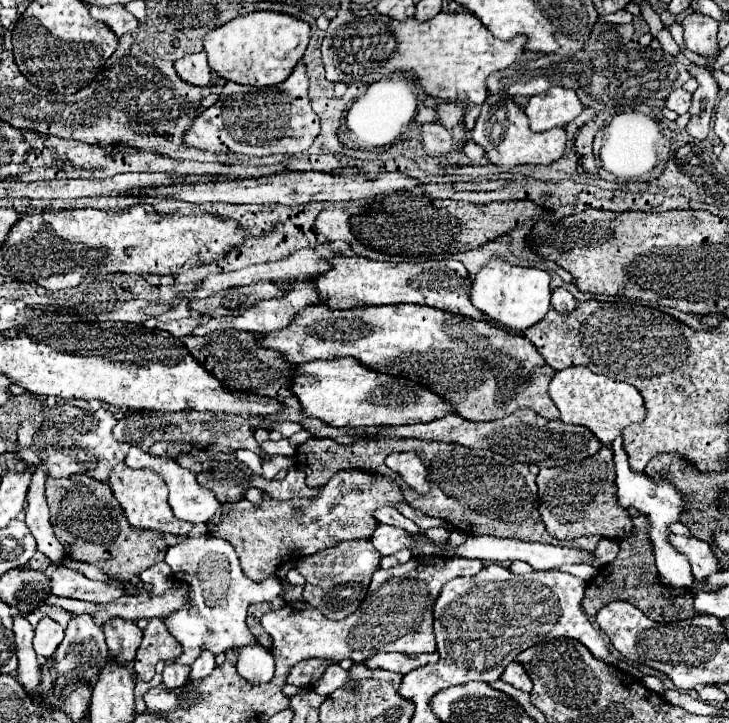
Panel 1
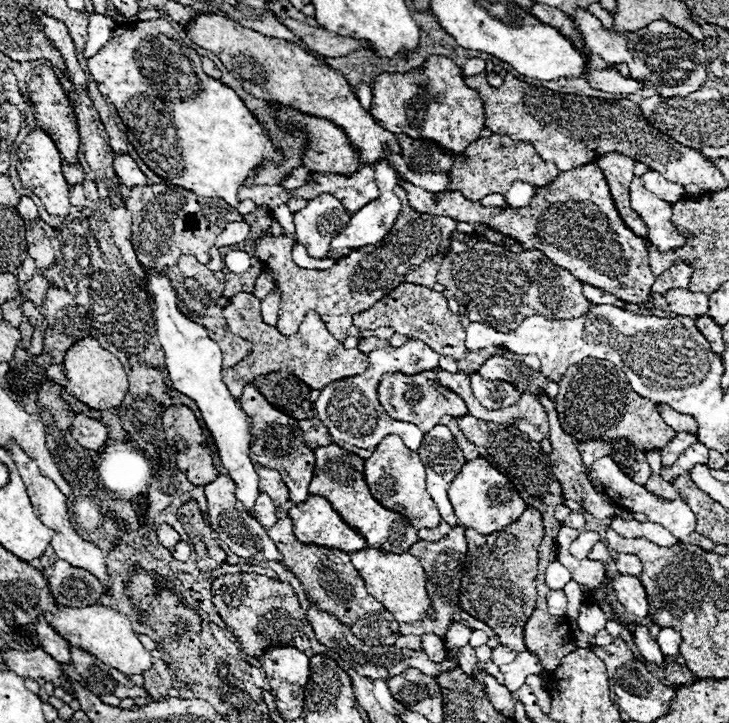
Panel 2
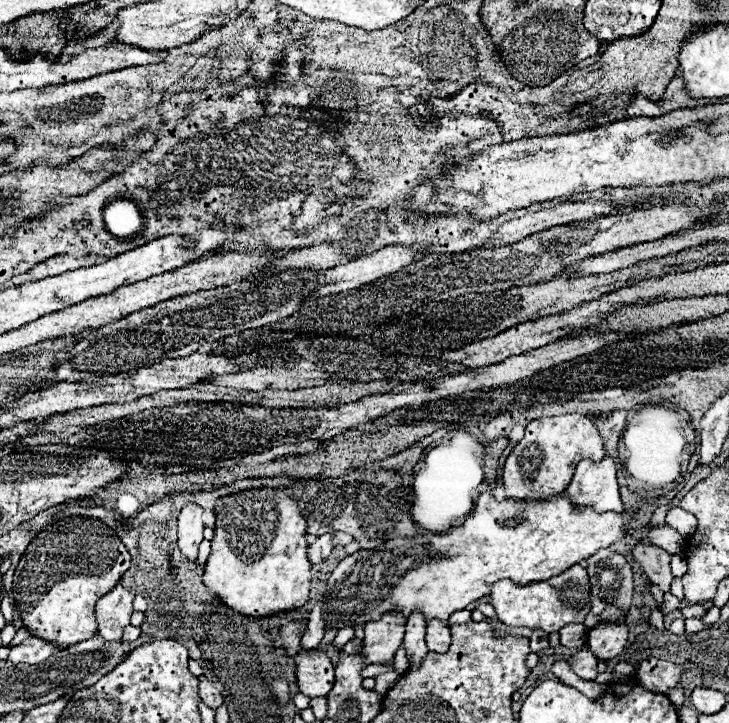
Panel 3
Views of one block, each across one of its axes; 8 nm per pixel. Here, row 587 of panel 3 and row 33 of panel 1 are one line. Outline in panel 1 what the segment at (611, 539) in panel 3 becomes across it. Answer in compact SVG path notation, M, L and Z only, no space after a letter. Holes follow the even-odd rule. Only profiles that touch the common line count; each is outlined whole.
M348 8L340 10L336 18L330 20L330 26L326 30L324 42L322 42L322 60L326 66L326 78L330 82L364 82L364 84L372 84L376 80L380 80L382 76L394 74L396 70L400 72L410 72L414 74L414 78L420 82L420 86L426 90L426 94L440 98L444 102L456 102L456 100L466 100L472 104L482 104L484 98L488 96L488 88L486 88L486 78L496 72L502 70L518 60L522 60L522 56L526 54L526 36L516 36L508 42L498 40L492 36L492 32L488 28L482 26L482 22L478 20L478 16L470 14L470 12L454 12L454 14L446 14L440 12L430 20L416 20L406 18L402 22L398 22L396 18L390 16L382 16L382 14L368 14L368 16L356 16L352 14Z

